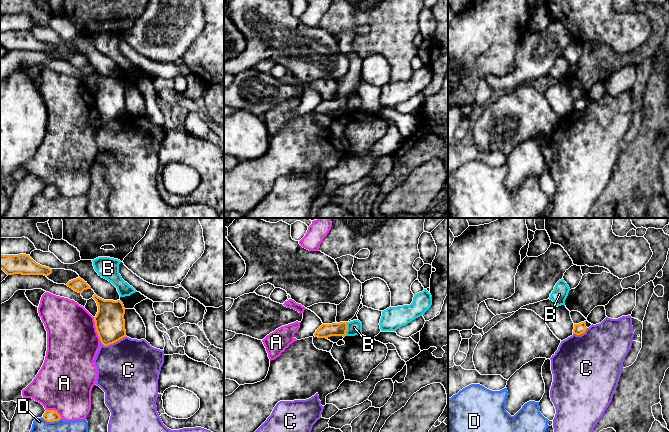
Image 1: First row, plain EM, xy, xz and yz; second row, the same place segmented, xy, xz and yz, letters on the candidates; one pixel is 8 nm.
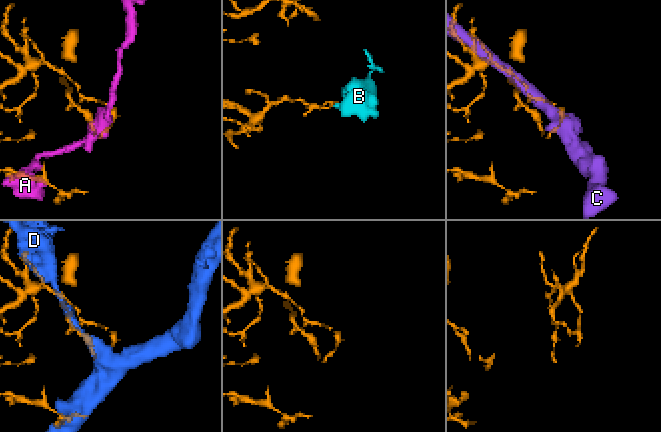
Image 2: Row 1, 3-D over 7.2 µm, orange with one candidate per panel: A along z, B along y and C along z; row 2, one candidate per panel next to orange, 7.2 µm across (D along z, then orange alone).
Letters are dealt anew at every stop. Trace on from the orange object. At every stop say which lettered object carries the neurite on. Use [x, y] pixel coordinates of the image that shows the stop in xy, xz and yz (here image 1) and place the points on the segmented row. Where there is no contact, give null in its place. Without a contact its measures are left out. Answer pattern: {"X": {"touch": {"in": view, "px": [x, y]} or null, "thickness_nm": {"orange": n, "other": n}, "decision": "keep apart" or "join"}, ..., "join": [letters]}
{"A": {"touch": {"in": "xy", "px": [96, 329]}, "thickness_nm": {"orange": 240, "other": 420}, "decision": "keep apart"}, "B": {"touch": {"in": "xz", "px": [346, 329]}, "thickness_nm": {"orange": 110, "other": 120}, "decision": "keep apart"}, "C": {"touch": {"in": "xy", "px": [113, 342]}, "thickness_nm": {"orange": 240, "other": 480}, "decision": "keep apart"}, "D": {"touch": {"in": "xy", "px": [51, 421]}, "thickness_nm": {"orange": 100, "other": 110}, "decision": "keep apart"}, "join": []}

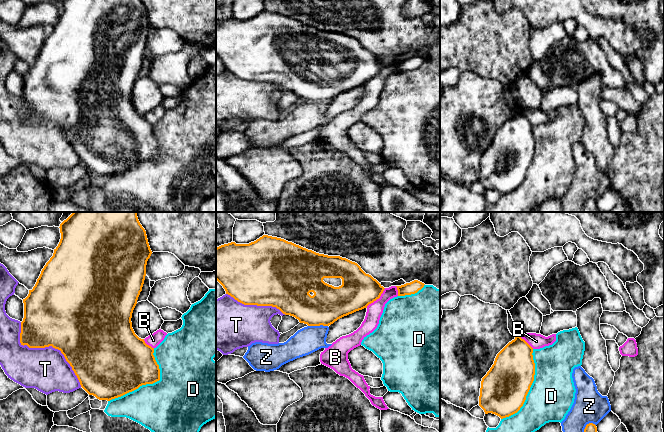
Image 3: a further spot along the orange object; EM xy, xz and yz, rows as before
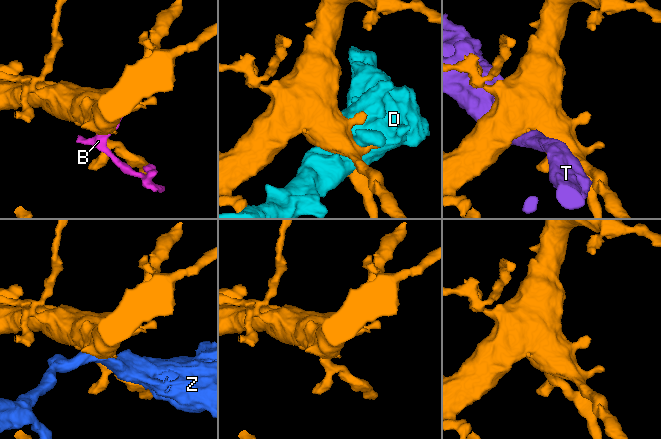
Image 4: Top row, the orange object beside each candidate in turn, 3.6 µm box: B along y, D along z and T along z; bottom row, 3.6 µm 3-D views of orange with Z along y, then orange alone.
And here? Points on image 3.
{"B": {"touch": {"in": "xz", "px": [377, 298]}, "thickness_nm": {"orange": 280, "other": 130}, "decision": "keep apart"}, "D": {"touch": {"in": "xy", "px": [149, 383]}, "thickness_nm": {"orange": 440, "other": 440}, "decision": "keep apart"}, "T": {"touch": {"in": "xy", "px": [48, 346]}, "thickness_nm": {"orange": 480, "other": 360}, "decision": "keep apart"}, "Z": {"touch": {"in": "xz", "px": [317, 325]}, "thickness_nm": {"orange": 280, "other": 220}, "decision": "keep apart"}, "join": []}

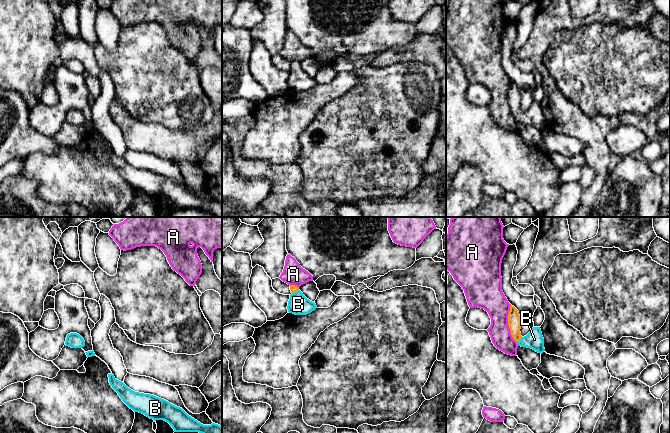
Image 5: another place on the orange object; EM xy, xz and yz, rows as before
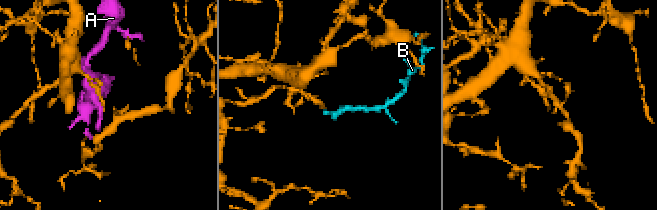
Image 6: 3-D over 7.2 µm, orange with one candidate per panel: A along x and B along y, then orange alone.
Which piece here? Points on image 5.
{"A": {"touch": {"in": "yz", "px": [508, 324]}, "thickness_nm": {"orange": 110, "other": 220}, "decision": "keep apart"}, "B": {"touch": {"in": "yz", "px": [519, 340]}, "thickness_nm": {"orange": 110, "other": 140}, "decision": "join"}, "join": ["B"]}

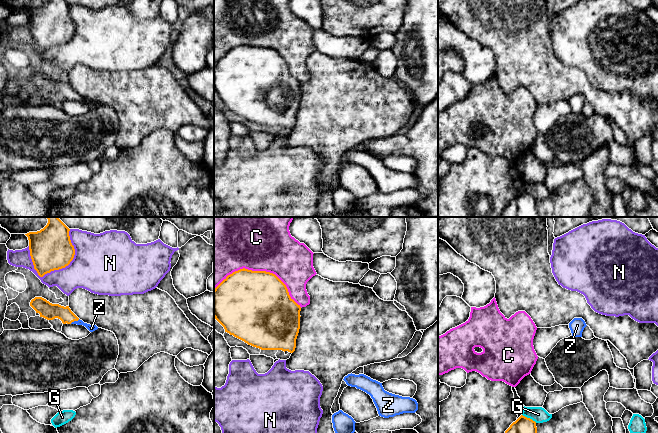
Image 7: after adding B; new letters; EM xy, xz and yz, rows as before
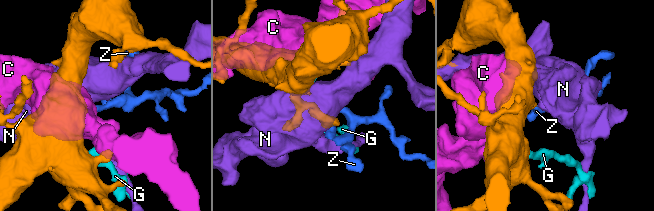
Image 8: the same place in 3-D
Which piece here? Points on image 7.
{"C": {"touch": {"in": "xz", "px": [261, 271]}, "thickness_nm": {"orange": 500, "other": 500}, "decision": "keep apart"}, "G": {"touch": {"in": "yz", "px": [529, 418]}, "thickness_nm": {"orange": 130, "other": 130}, "decision": "keep apart"}, "N": {"touch": {"in": "xy", "px": [71, 260]}, "thickness_nm": {"orange": 340, "other": 480}, "decision": "keep apart"}, "Z": {"touch": {"in": "xy", "px": [74, 320]}, "thickness_nm": {"orange": 140, "other": 60}, "decision": "join"}, "join": ["Z"]}

